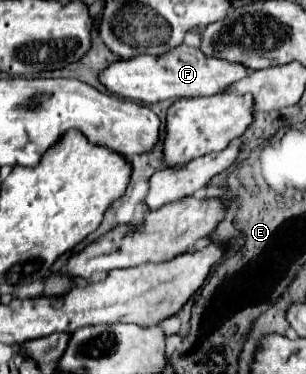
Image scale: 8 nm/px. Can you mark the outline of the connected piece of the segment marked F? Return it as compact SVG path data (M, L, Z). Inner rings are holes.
M182 44L162 56L140 56L130 60L116 60L98 74L98 80L114 96L142 102L142 104L154 104L168 98L214 96L218 92L224 92L228 84L238 82L244 76L248 76L248 68L240 64L230 64L218 58L206 58L198 48L190 48Z

